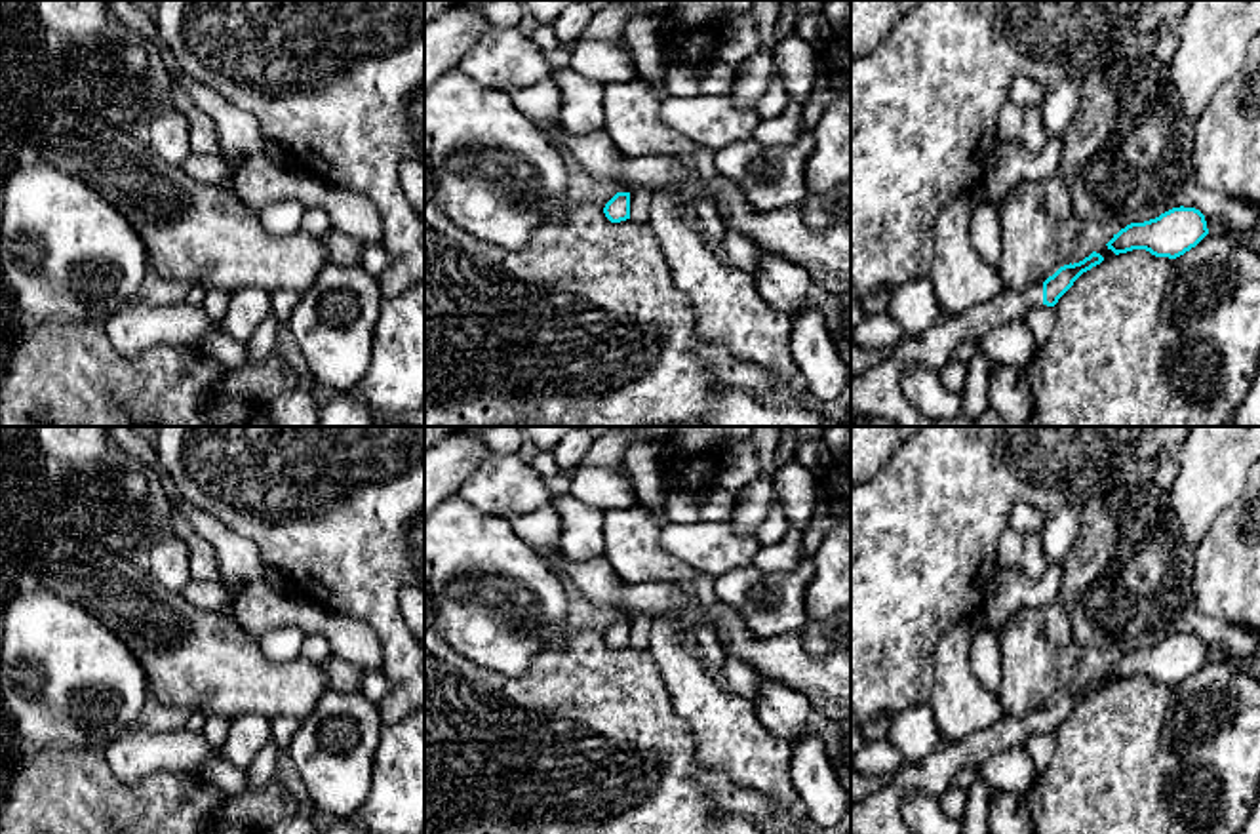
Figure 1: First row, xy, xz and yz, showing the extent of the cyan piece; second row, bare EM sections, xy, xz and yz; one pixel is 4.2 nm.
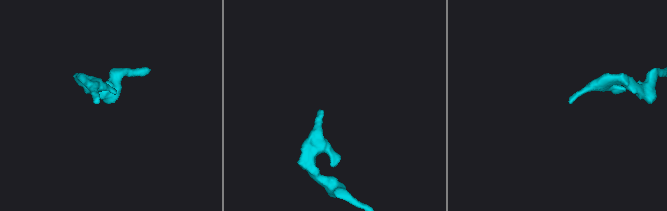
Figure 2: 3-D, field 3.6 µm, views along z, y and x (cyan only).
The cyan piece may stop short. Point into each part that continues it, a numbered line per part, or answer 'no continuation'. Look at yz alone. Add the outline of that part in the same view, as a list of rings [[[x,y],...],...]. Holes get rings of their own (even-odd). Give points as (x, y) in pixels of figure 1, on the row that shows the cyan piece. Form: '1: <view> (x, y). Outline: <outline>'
1: yz (876, 393). Outline: [[[1043,284],[1026,291],[1003,289],[997,297],[963,314],[936,320],[919,339],[904,339],[874,358],[872,366],[851,377],[855,417],[889,419],[898,427],[931,427],[917,407],[902,396],[900,379],[910,367],[940,371],[957,345],[982,339],[995,328],[1022,320],[1043,305]]]

